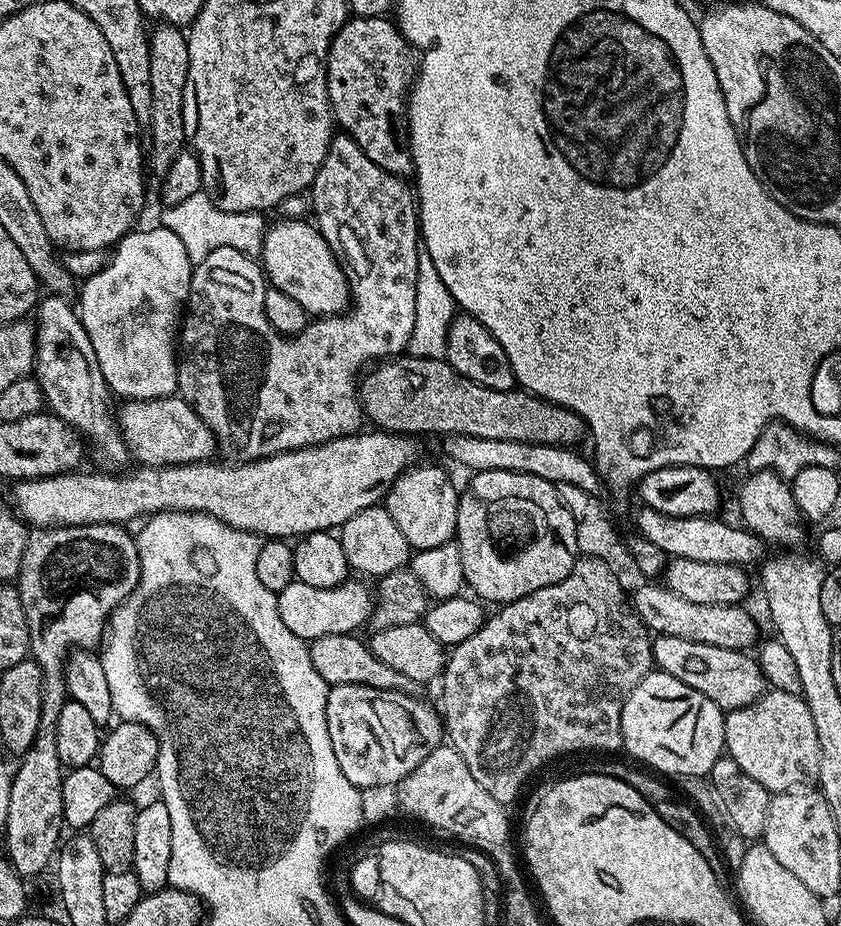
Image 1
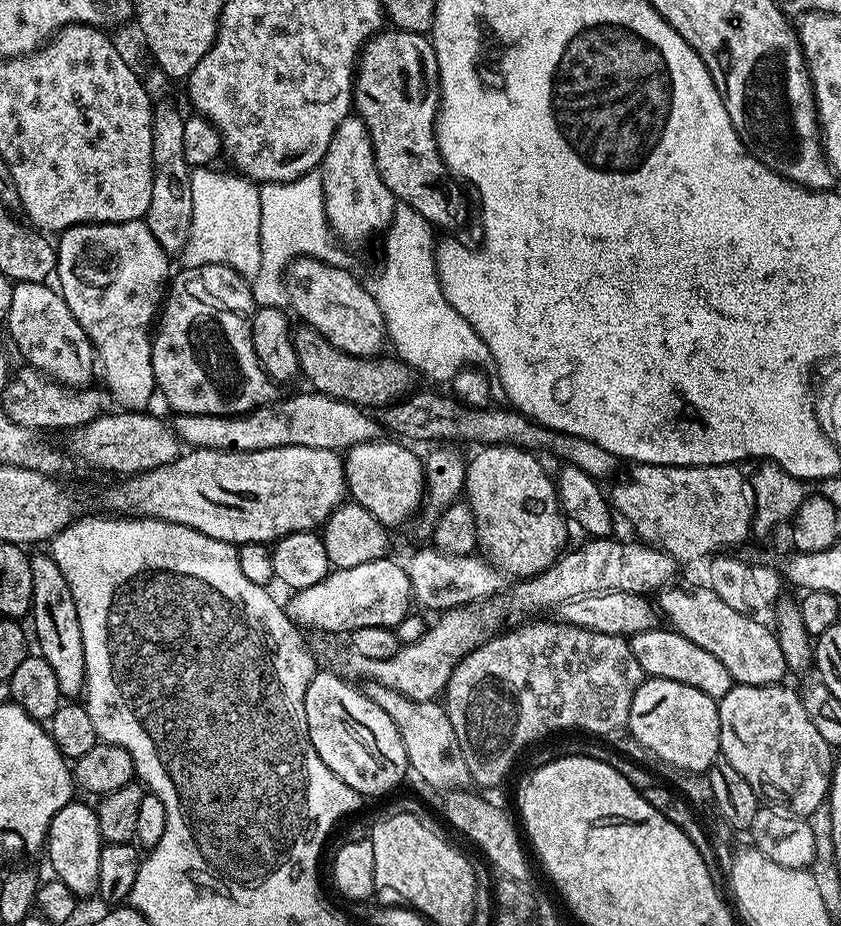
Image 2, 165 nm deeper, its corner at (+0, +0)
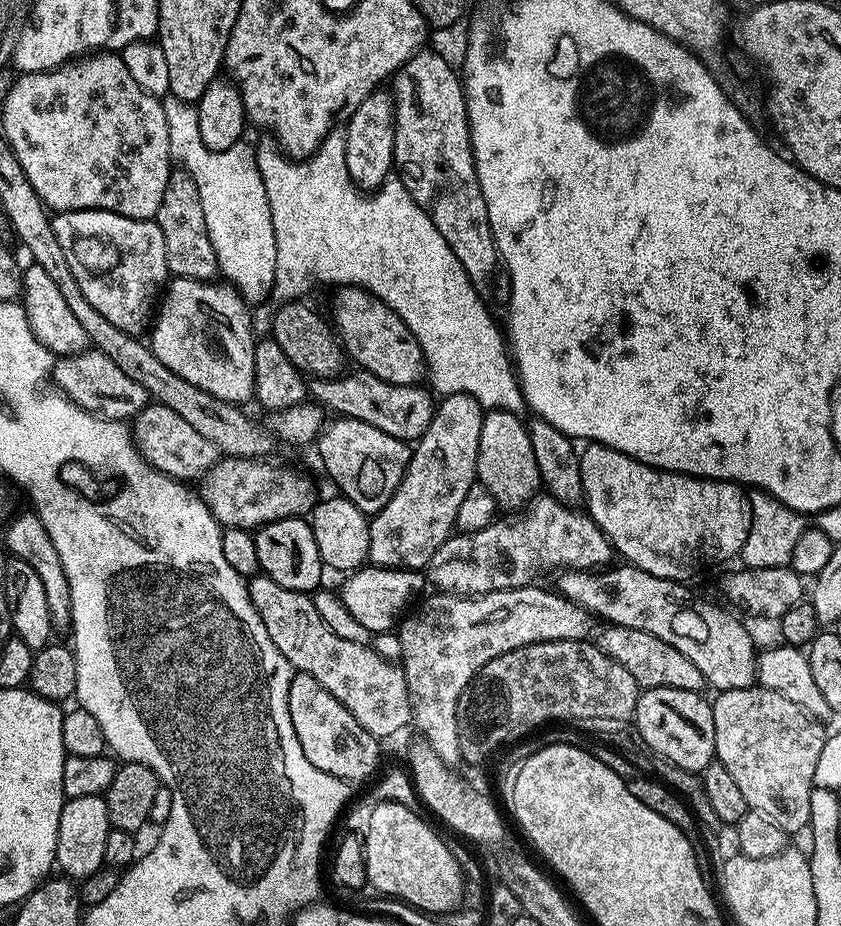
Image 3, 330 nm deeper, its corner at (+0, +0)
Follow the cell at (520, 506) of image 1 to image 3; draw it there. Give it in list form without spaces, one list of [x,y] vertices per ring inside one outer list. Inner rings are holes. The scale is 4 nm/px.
[[[488,410],[484,412],[482,422],[482,434],[480,435],[480,449],[478,450],[478,462],[476,463],[476,475],[479,483],[485,484],[501,505],[520,506],[527,501],[541,487],[542,477],[540,468],[534,458],[534,450],[530,442],[528,424],[520,421],[521,417],[515,412],[507,410]]]

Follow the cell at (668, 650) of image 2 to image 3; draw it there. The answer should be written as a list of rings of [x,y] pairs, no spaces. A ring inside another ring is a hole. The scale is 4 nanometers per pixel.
[[[608,624],[594,636],[594,642],[607,656],[624,664],[626,670],[634,674],[634,682],[638,682],[641,689],[677,688],[700,692],[705,687],[702,670],[698,670],[698,666],[694,666],[694,662],[690,662],[690,658],[686,658],[682,650],[670,646],[670,642],[662,642],[662,638],[654,638],[654,634],[646,634],[642,630],[634,630],[621,624]]]

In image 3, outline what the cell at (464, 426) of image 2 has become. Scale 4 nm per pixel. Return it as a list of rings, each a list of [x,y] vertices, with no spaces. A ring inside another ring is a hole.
[[[363,370],[355,371],[350,373],[349,376],[345,376],[345,374],[333,375],[332,377],[336,381],[336,384],[322,384],[320,382],[320,388],[316,388],[315,399],[327,411],[329,408],[330,411],[336,412],[332,414],[339,414],[341,417],[349,420],[361,420],[370,426],[374,426],[378,430],[382,430],[386,434],[395,436],[398,440],[415,442],[426,434],[426,430],[430,426],[430,422],[436,413],[436,404],[434,403],[434,399],[432,400],[433,393],[431,391],[428,391],[429,393],[426,392],[422,386],[391,384],[369,372]]]

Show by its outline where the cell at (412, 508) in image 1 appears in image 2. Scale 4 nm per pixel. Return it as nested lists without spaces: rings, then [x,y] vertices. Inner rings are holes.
[[[379,439],[347,449],[343,457],[344,482],[347,495],[355,503],[370,510],[370,514],[374,514],[380,524],[393,526],[392,524],[410,519],[415,514],[420,499],[426,496],[424,460],[416,457],[408,449],[411,447],[407,443],[384,443],[383,439]]]

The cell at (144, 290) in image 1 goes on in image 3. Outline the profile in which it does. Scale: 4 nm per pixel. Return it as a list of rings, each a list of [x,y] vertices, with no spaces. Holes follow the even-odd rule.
[[[81,208],[57,211],[50,221],[86,302],[106,322],[114,322],[124,332],[140,334],[153,315],[162,285],[170,276],[166,242],[155,219],[135,220],[97,208]]]

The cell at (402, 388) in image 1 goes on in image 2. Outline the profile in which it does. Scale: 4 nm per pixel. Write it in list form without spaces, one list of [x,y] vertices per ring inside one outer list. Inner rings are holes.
[[[307,326],[301,327],[295,333],[296,353],[300,363],[303,379],[308,379],[315,391],[323,396],[332,396],[336,400],[351,400],[358,402],[365,410],[383,410],[390,404],[397,403],[413,391],[412,379],[414,373],[408,364],[395,358],[380,360],[346,354],[338,350],[322,334]]]

